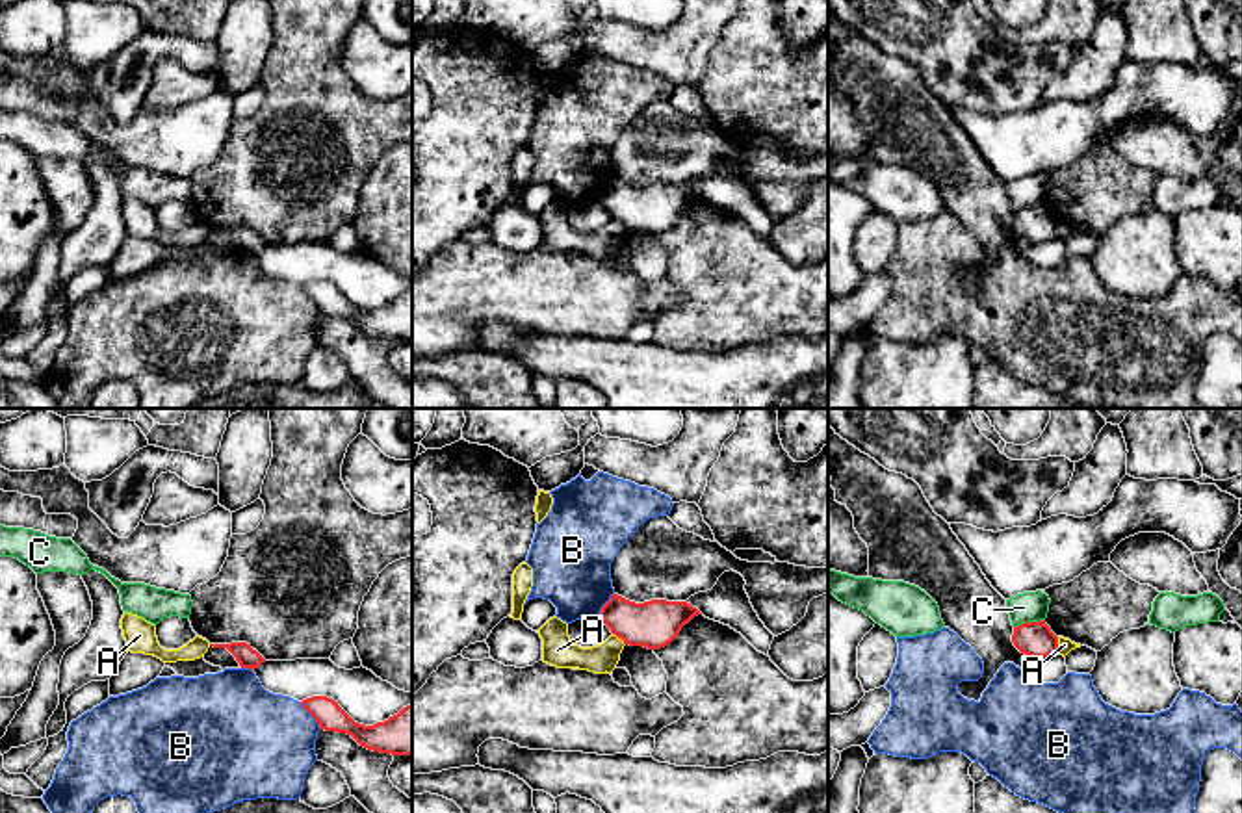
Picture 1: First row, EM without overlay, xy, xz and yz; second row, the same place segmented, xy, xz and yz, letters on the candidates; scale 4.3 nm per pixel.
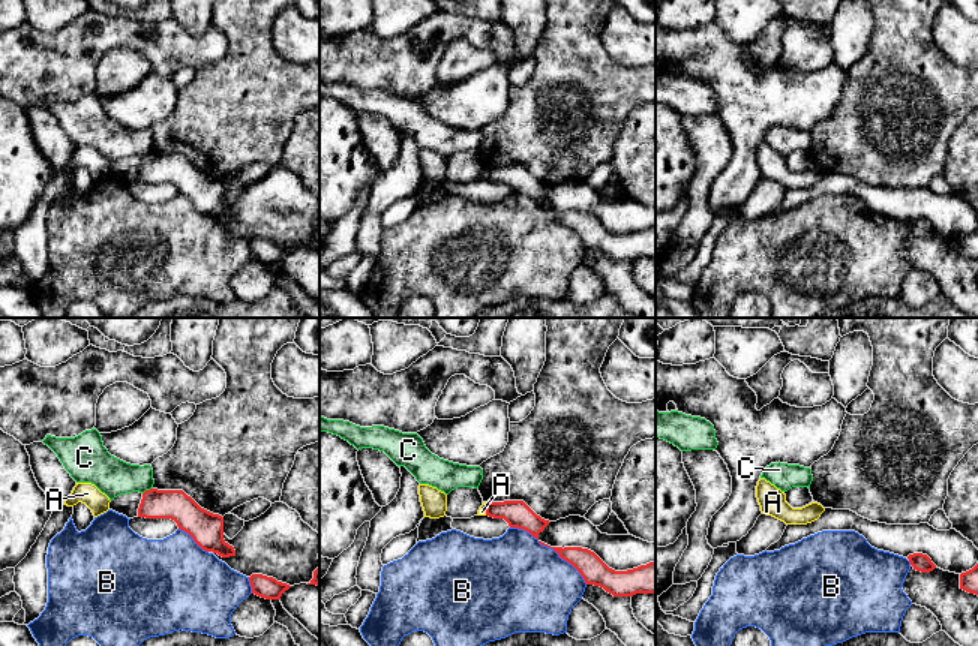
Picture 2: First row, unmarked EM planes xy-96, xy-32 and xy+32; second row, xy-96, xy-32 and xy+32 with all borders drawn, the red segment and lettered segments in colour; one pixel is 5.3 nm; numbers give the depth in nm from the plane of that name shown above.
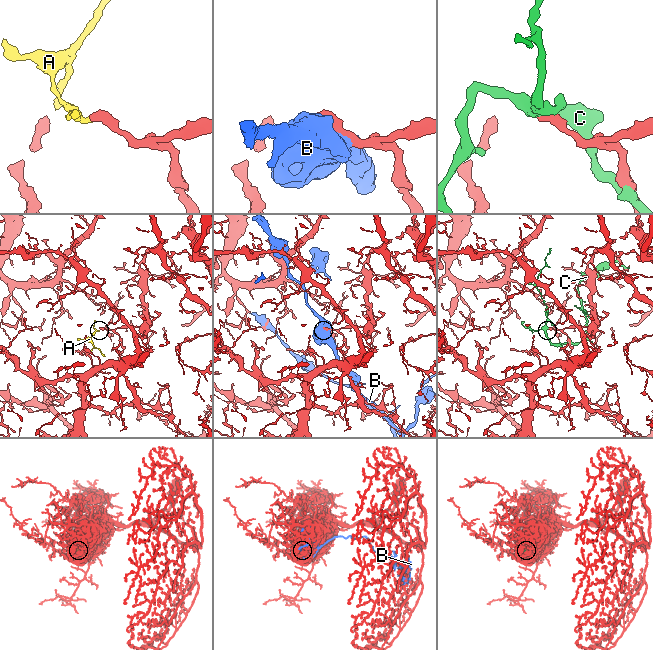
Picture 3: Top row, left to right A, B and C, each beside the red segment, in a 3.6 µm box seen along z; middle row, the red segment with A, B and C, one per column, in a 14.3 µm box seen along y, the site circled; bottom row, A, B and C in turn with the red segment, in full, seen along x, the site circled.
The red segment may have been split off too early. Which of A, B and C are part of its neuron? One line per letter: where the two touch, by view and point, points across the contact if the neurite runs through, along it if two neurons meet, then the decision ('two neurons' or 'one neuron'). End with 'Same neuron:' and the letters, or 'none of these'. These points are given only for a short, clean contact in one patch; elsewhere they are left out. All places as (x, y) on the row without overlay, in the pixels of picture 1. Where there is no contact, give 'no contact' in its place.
A: contact yz (1057, 229); border yz (1057, 221), (1059, 236); two neurons
B: contact xy (310, 297); two neurons
C: contact yz (1029, 206); two neurons
Same neuron: none of these

